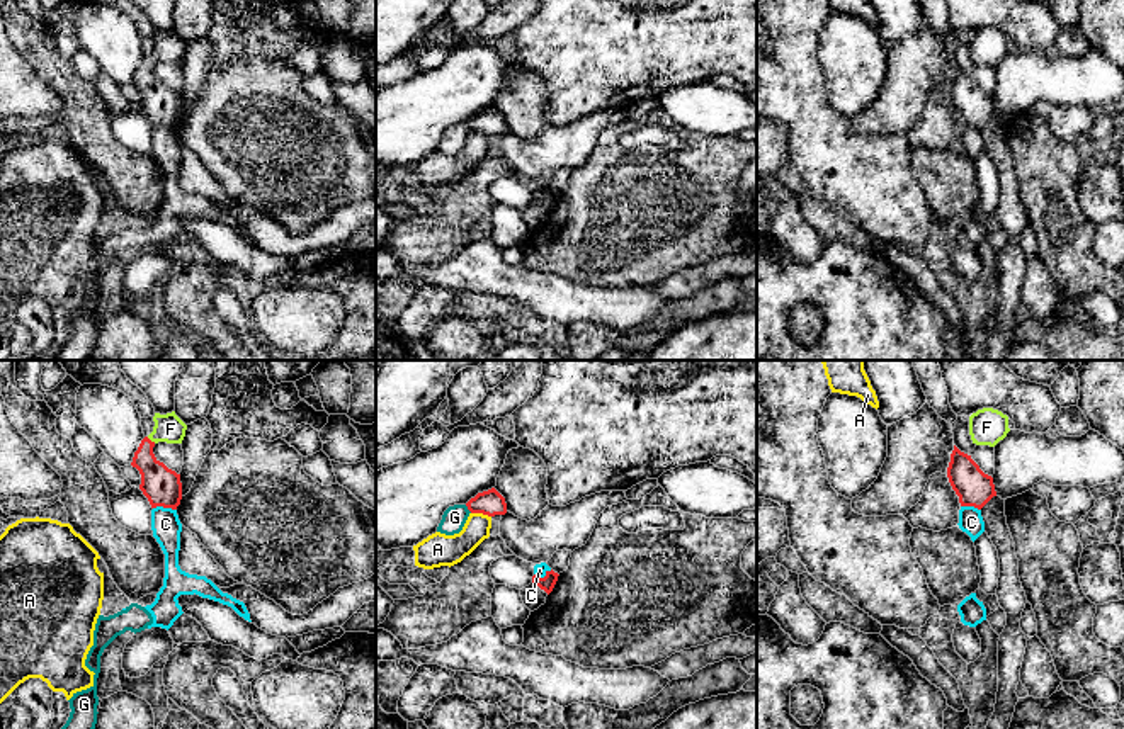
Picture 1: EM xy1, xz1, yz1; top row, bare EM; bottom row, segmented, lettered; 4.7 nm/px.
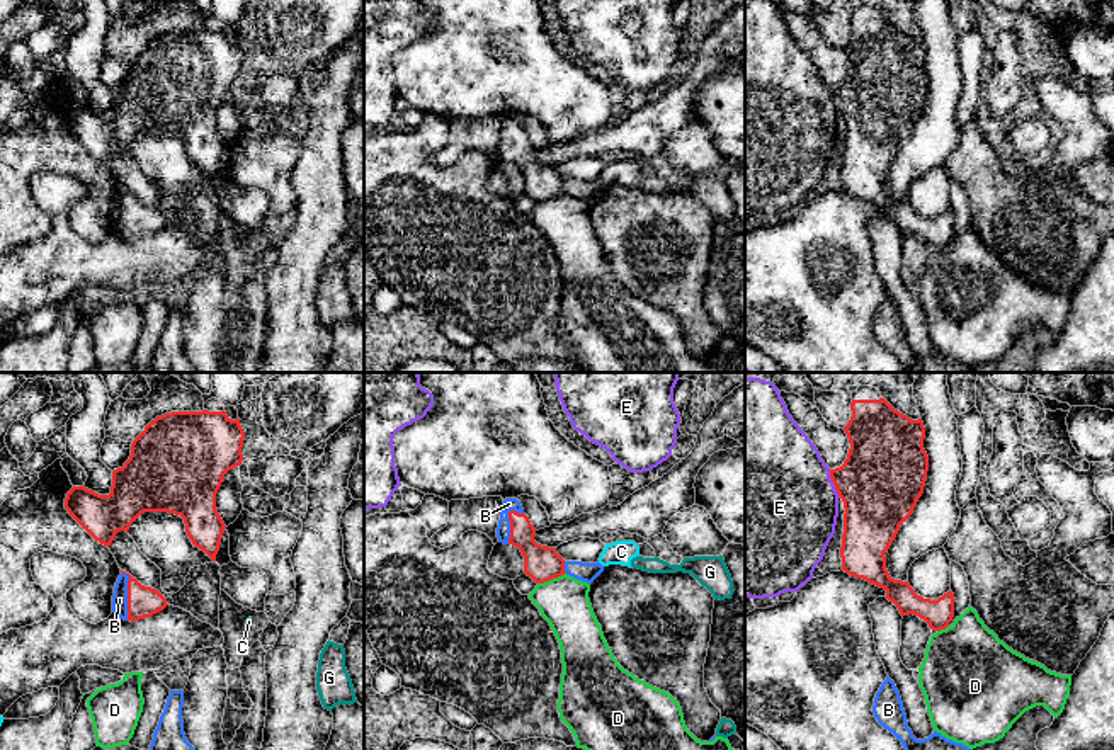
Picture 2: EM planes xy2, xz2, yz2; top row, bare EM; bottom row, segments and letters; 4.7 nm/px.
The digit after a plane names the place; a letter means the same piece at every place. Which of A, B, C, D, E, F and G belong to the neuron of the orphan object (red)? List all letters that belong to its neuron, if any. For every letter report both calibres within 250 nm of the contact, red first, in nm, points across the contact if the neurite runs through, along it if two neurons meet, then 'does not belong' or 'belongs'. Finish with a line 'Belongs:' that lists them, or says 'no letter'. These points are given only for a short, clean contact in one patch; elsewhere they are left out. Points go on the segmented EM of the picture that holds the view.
A: 120 nm thick on the red side, 140 nm on the other; border along xz1 (471, 512), (482, 512), (490, 517); does not belong
B: 140 nm thick on the red side, 80 nm on the other; belongs
C: 180 nm thick on the red side, 140 nm on the other; border along xy1 (153, 507), (170, 507), (175, 510); does not belong
D: 170 nm thick on the red side, 240 nm on the other; border along xz2 (565, 572), (538, 584); does not belong
E: 400 nm thick on the red side, 500 nm on the other; border along yz2 (829, 470), (834, 488), (841, 497); does not belong
F: 180 nm thick on the red side, 140 nm on the other; runs through xy1 (162, 486), (147, 464), (150, 440), (170, 429); belongs
G: 120 nm thick on the red side, 110 nm on the other; border along xz1 (465, 505), (471, 512); does not belong
Belongs: B, F

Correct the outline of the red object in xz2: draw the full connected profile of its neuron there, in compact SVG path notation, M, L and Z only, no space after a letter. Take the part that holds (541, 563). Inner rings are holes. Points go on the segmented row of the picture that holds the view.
M505 498L497 527L498 543L512 544L524 556L524 573L536 583L544 583L561 575L592 583L604 566L597 563L565 561L554 548L534 541L536 529L517 498Z

